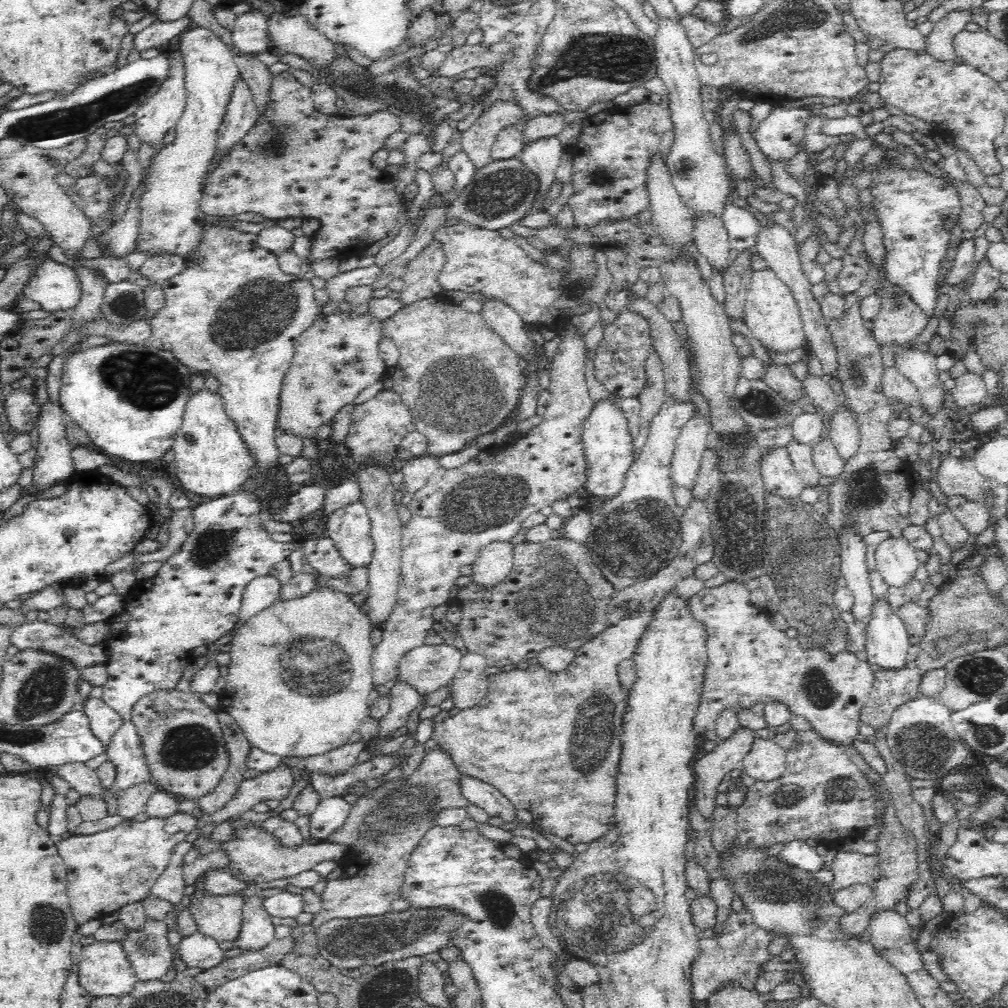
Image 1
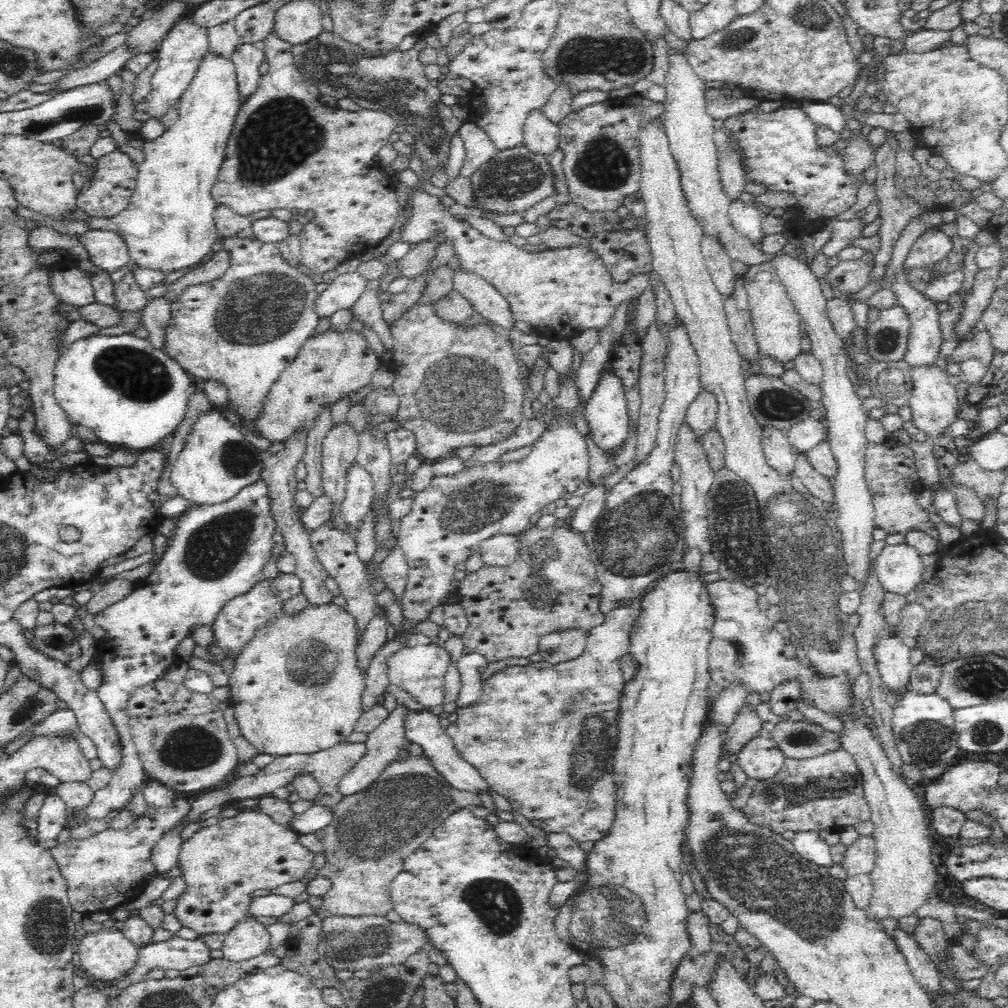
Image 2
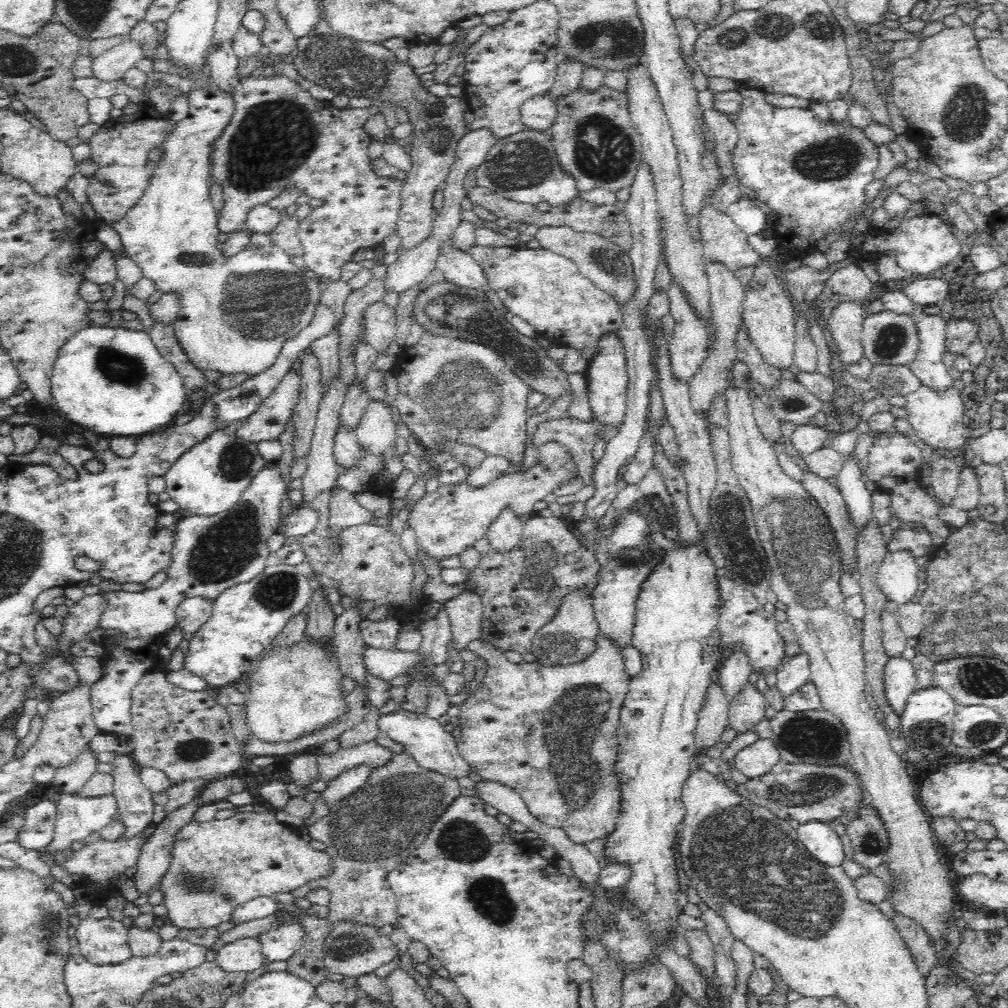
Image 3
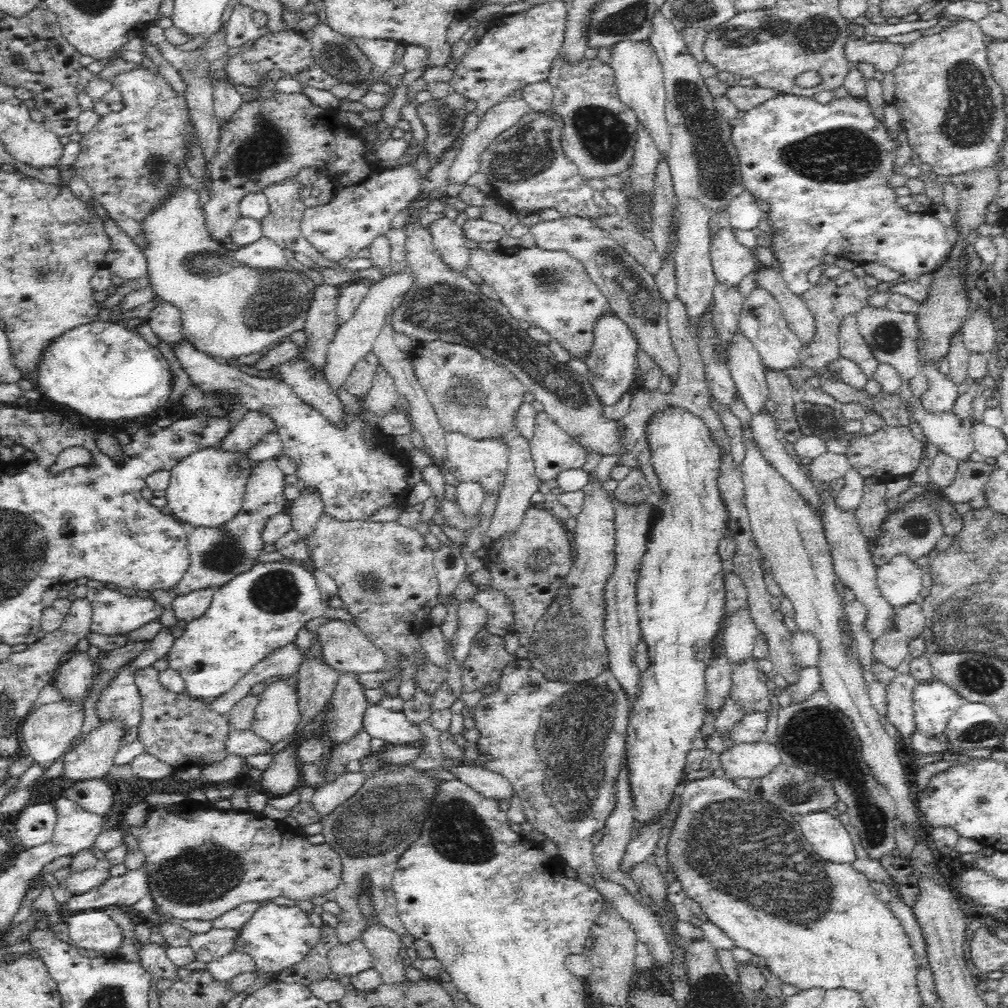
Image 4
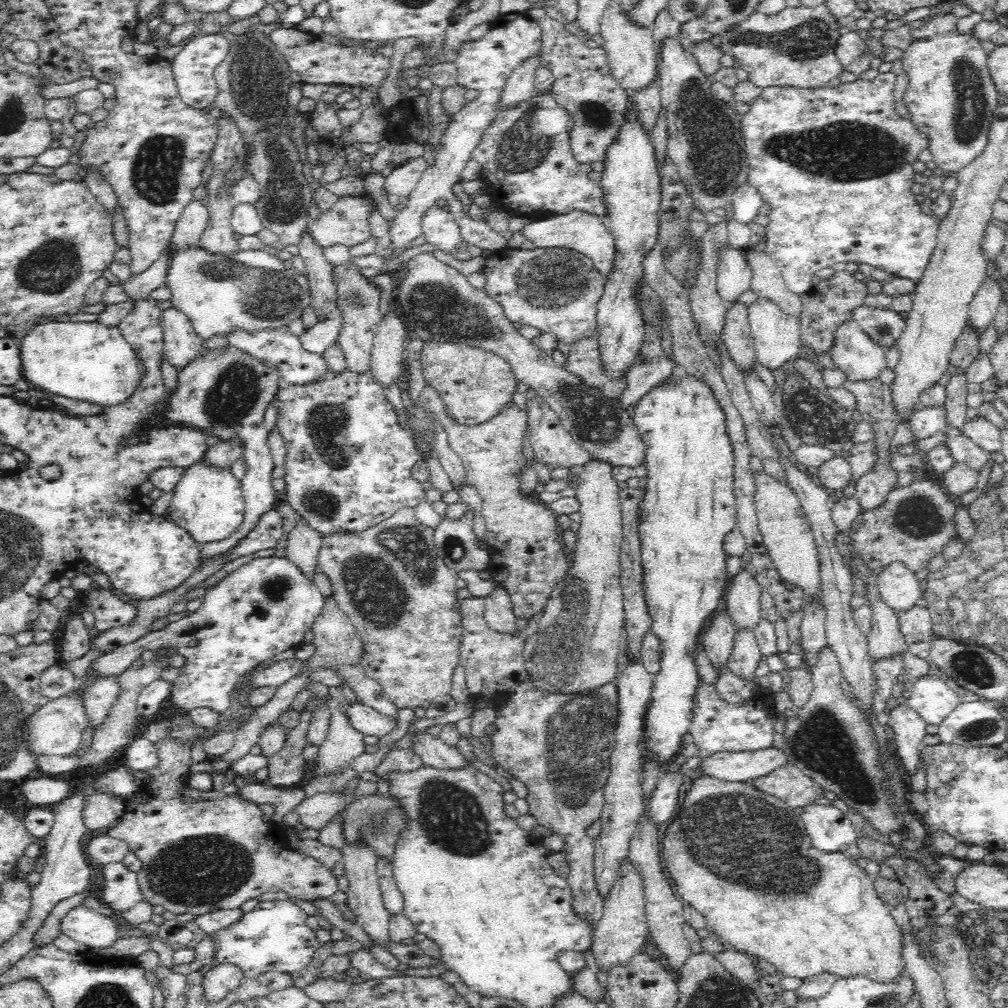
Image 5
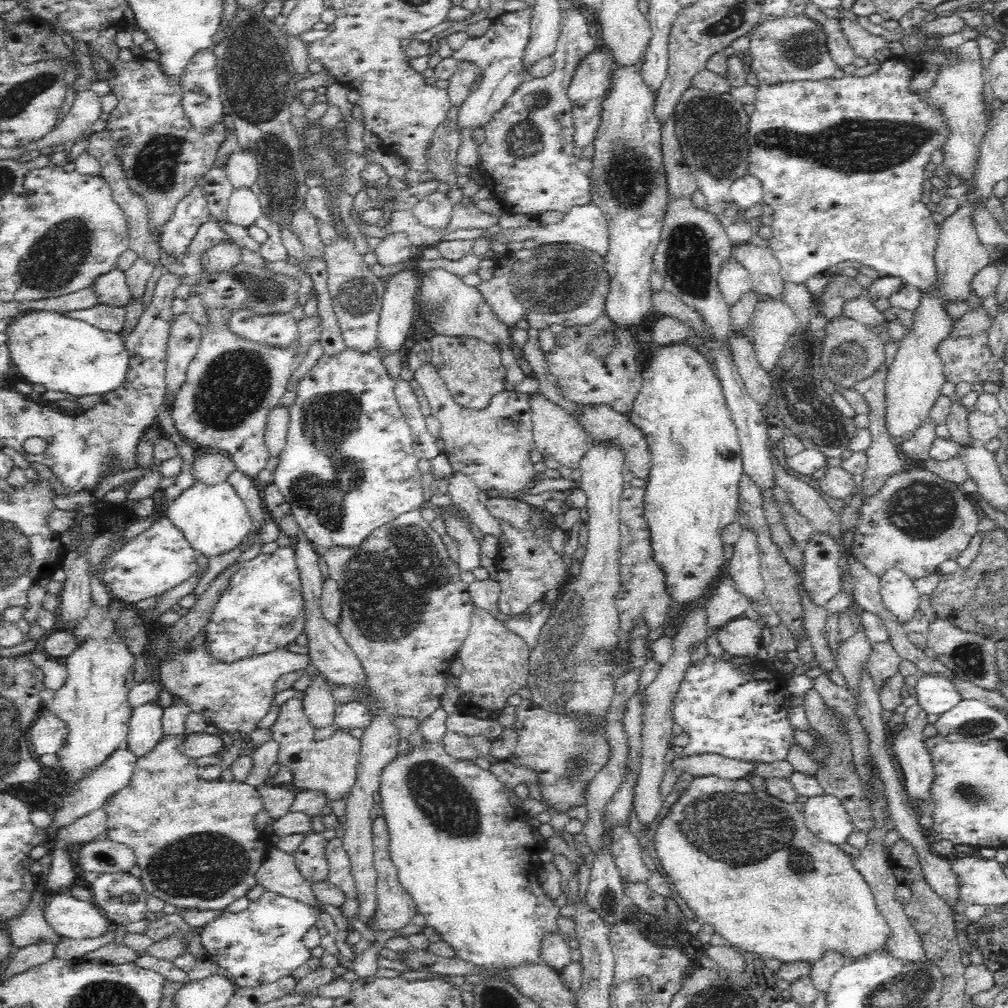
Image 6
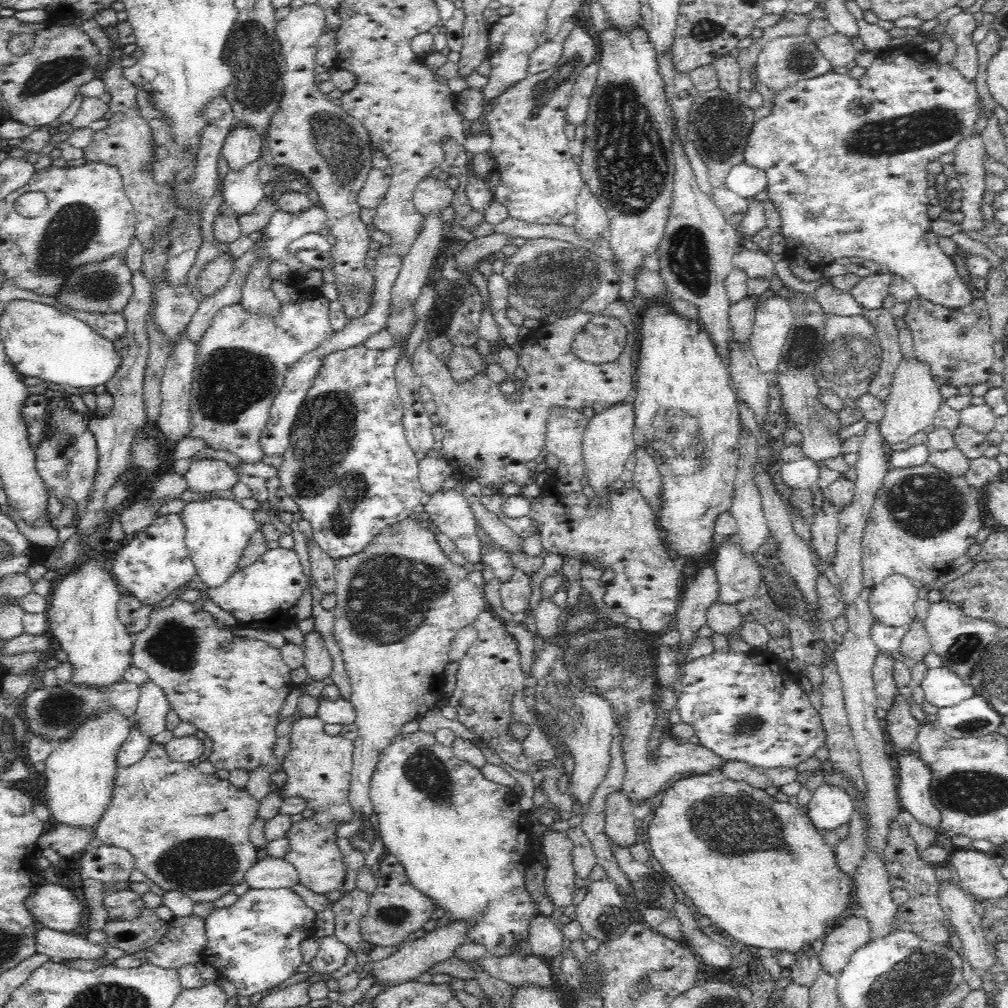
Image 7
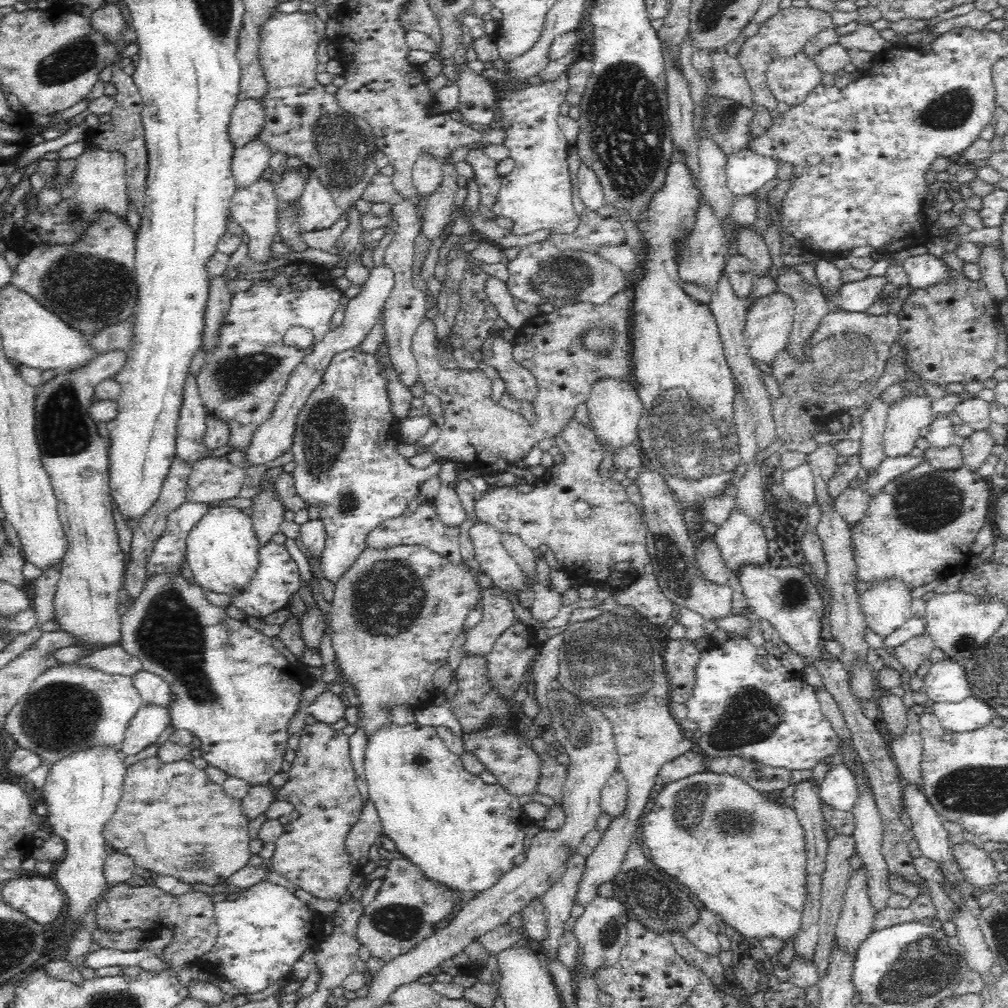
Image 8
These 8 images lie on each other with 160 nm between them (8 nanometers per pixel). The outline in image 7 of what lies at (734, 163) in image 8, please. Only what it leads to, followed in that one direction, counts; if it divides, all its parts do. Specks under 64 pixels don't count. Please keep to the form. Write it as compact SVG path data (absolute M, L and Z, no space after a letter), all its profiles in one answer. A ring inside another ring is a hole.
M745 162L736 164L726 177L726 187L735 192L743 200L754 200L758 192L767 187L767 178L764 172L748 166Z

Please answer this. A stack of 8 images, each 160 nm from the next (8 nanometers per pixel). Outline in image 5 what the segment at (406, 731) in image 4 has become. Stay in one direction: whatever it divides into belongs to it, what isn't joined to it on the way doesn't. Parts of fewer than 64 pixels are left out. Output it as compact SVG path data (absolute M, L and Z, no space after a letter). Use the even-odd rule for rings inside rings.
M356 702L349 709L351 724L364 736L386 736L396 730L397 720L367 704Z

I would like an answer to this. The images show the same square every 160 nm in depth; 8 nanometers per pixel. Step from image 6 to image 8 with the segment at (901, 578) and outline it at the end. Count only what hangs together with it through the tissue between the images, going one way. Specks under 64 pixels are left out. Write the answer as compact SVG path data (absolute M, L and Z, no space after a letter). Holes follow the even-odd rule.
M888 577L882 582L873 583L872 587L864 592L860 598L861 610L865 616L865 623L874 633L885 637L887 634L900 628L907 620L914 616L910 604L913 600L911 588L900 578Z

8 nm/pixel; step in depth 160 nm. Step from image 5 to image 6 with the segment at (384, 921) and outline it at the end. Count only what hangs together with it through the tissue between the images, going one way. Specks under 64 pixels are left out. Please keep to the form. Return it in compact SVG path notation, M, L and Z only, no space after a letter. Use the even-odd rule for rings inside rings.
M413 510L412 512L398 515L391 523L383 524L378 528L375 528L359 545L356 546L335 546L335 547L324 547L321 548L322 556L326 560L329 570L329 578L323 583L323 592L320 597L320 608L321 615L328 624L331 624L334 628L338 628L342 638L349 644L349 647L356 653L356 656L360 659L362 665L364 665L364 671L366 671L366 678L371 692L376 692L379 702L377 704L364 704L371 714L374 716L374 723L364 731L364 735L361 738L361 760L358 766L357 779L352 786L346 800L346 824L343 825L344 834L342 834L342 842L346 854L349 856L350 870L354 879L354 888L356 891L355 898L357 899L357 914L356 917L359 922L367 924L368 928L372 931L378 923L375 922L376 912L378 912L378 895L377 895L377 870L374 866L374 847L373 847L373 820L370 818L370 809L374 806L374 800L372 799L374 791L378 790L380 784L380 776L384 768L391 764L398 754L398 746L401 741L398 735L398 731L394 729L392 720L394 716L408 716L410 718L416 718L421 722L426 720L428 716L431 716L440 707L440 696L447 689L448 677L451 677L450 665L457 655L459 654L460 648L464 644L466 638L469 638L469 632L471 628L472 620L475 617L474 610L476 609L473 600L469 598L467 591L468 584L460 579L461 570L457 561L452 560L446 544L442 537L442 530L435 524L428 523L420 513L420 510Z

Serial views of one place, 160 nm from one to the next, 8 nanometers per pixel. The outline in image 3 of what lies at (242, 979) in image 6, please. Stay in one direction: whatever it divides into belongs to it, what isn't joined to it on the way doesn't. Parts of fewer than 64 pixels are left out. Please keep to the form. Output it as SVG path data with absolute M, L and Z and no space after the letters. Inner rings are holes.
M286 922L276 930L260 934L263 955L269 962L287 961L293 952L302 948L304 933L299 922Z

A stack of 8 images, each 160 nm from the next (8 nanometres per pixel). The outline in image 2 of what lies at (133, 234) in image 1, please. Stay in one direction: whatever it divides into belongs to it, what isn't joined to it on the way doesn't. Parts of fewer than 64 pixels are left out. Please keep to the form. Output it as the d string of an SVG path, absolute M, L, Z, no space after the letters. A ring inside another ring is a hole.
M89 230L82 236L73 238L82 244L94 264L110 273L124 267L130 261L127 243L112 230Z

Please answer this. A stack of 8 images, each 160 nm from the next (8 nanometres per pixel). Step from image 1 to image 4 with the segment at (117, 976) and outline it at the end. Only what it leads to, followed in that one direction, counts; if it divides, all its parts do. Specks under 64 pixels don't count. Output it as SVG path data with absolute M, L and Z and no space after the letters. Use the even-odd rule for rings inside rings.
M104 910L80 911L67 916L65 919L72 946L84 948L84 950L94 950L100 952L107 958L116 956L116 950L120 948L124 940L125 932Z

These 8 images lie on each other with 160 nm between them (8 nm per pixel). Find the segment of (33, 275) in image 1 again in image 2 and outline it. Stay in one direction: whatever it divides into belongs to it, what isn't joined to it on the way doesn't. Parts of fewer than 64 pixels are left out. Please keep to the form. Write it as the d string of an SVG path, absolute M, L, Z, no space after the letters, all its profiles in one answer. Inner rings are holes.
M75 264L52 268L48 274L48 287L62 303L83 307L94 303L94 288L86 274Z

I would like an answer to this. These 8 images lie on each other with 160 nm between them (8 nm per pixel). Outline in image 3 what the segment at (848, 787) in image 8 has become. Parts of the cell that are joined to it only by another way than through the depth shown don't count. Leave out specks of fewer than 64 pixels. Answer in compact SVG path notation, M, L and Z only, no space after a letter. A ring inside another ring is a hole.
M810 822L797 830L798 839L804 848L826 866L841 866L844 862L844 847L840 836L828 824Z

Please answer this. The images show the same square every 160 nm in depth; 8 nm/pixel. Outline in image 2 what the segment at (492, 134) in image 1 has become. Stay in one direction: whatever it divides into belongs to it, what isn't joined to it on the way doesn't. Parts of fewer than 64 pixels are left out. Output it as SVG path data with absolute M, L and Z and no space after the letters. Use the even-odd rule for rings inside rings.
M472 119L464 120L458 130L465 144L465 163L459 174L471 177L472 173L497 153L491 138L483 128L472 122Z

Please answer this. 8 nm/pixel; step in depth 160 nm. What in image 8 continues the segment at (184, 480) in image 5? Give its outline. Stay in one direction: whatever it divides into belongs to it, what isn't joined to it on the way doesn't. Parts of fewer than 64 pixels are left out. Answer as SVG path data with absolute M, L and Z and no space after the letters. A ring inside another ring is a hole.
M210 505L187 536L187 562L196 583L220 594L235 593L253 575L259 550L252 517L234 505Z

